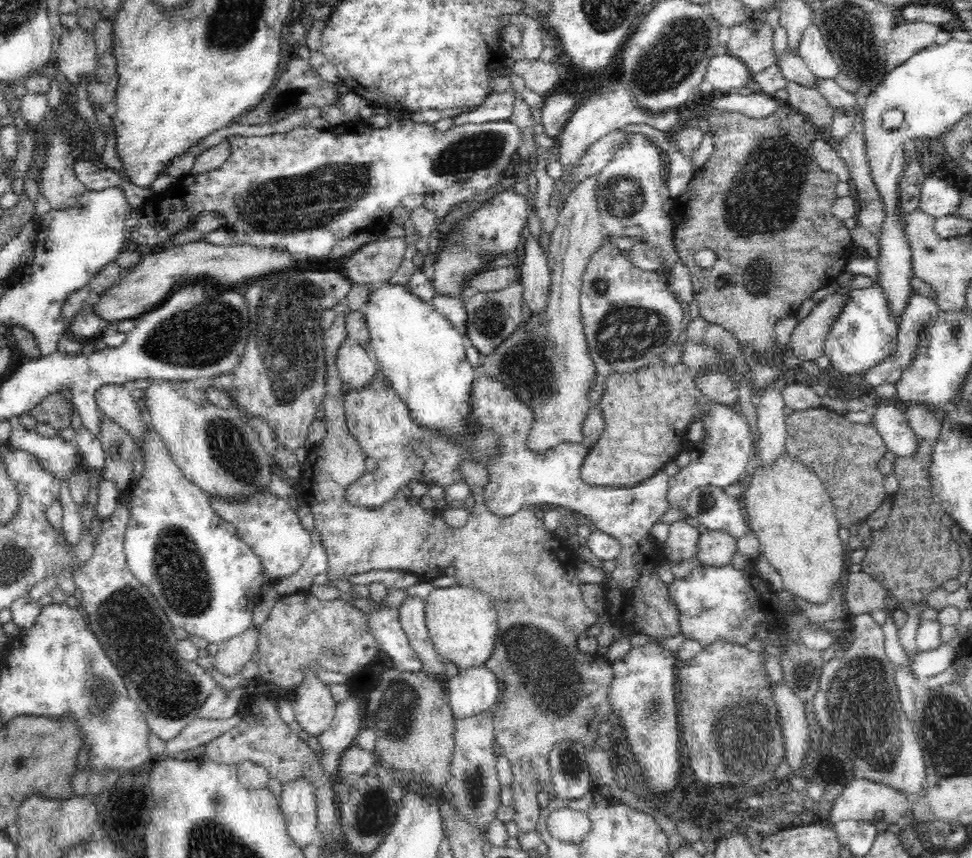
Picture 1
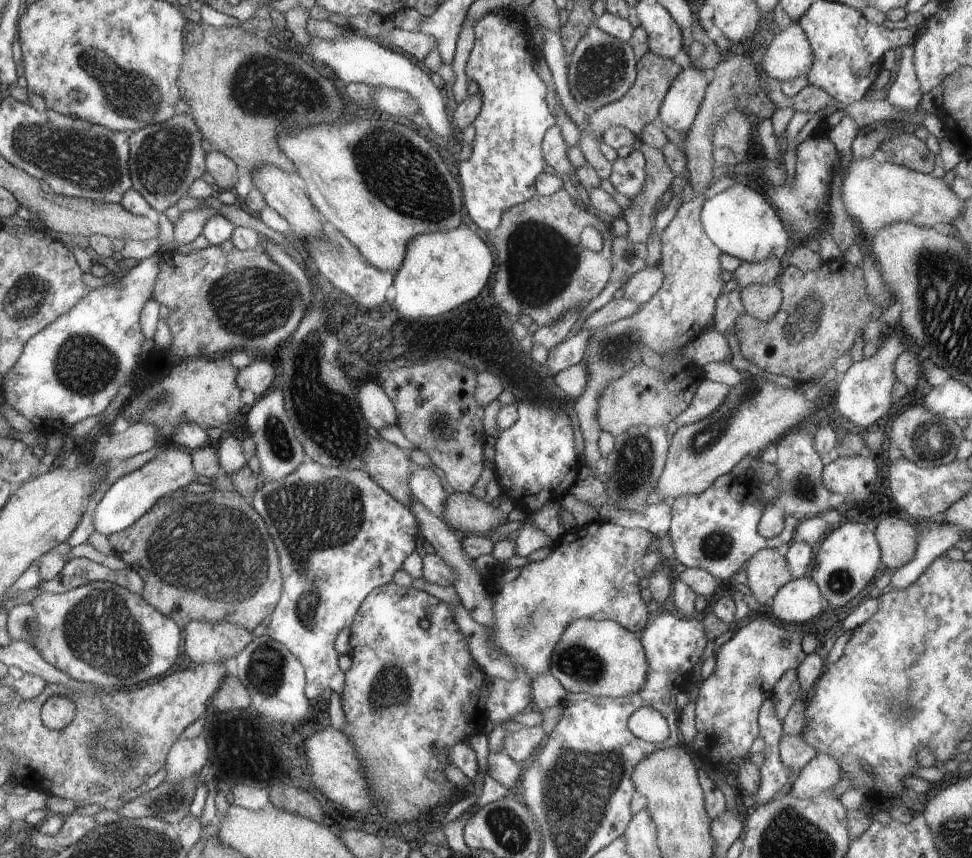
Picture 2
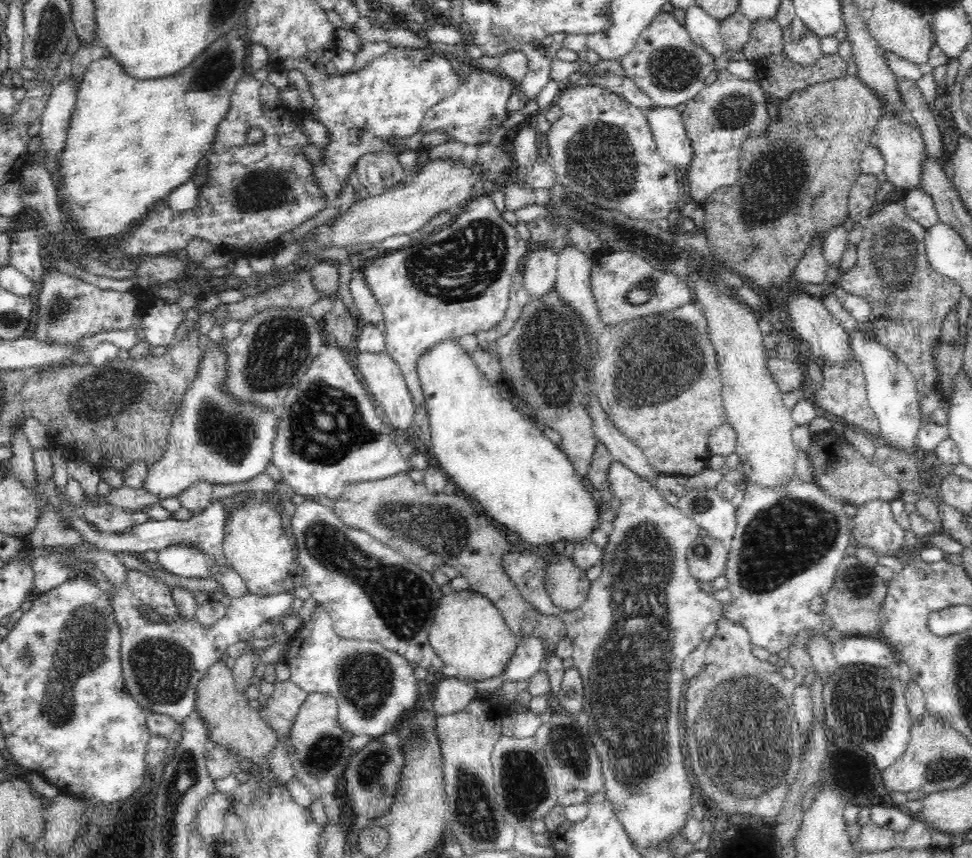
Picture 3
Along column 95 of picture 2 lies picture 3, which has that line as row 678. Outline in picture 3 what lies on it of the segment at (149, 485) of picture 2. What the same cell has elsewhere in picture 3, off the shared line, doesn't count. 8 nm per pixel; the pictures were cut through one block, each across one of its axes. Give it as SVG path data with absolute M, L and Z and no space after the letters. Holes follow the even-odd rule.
M521 638L514 656L504 670L503 680L530 680L540 670L543 655L544 645L540 638Z

